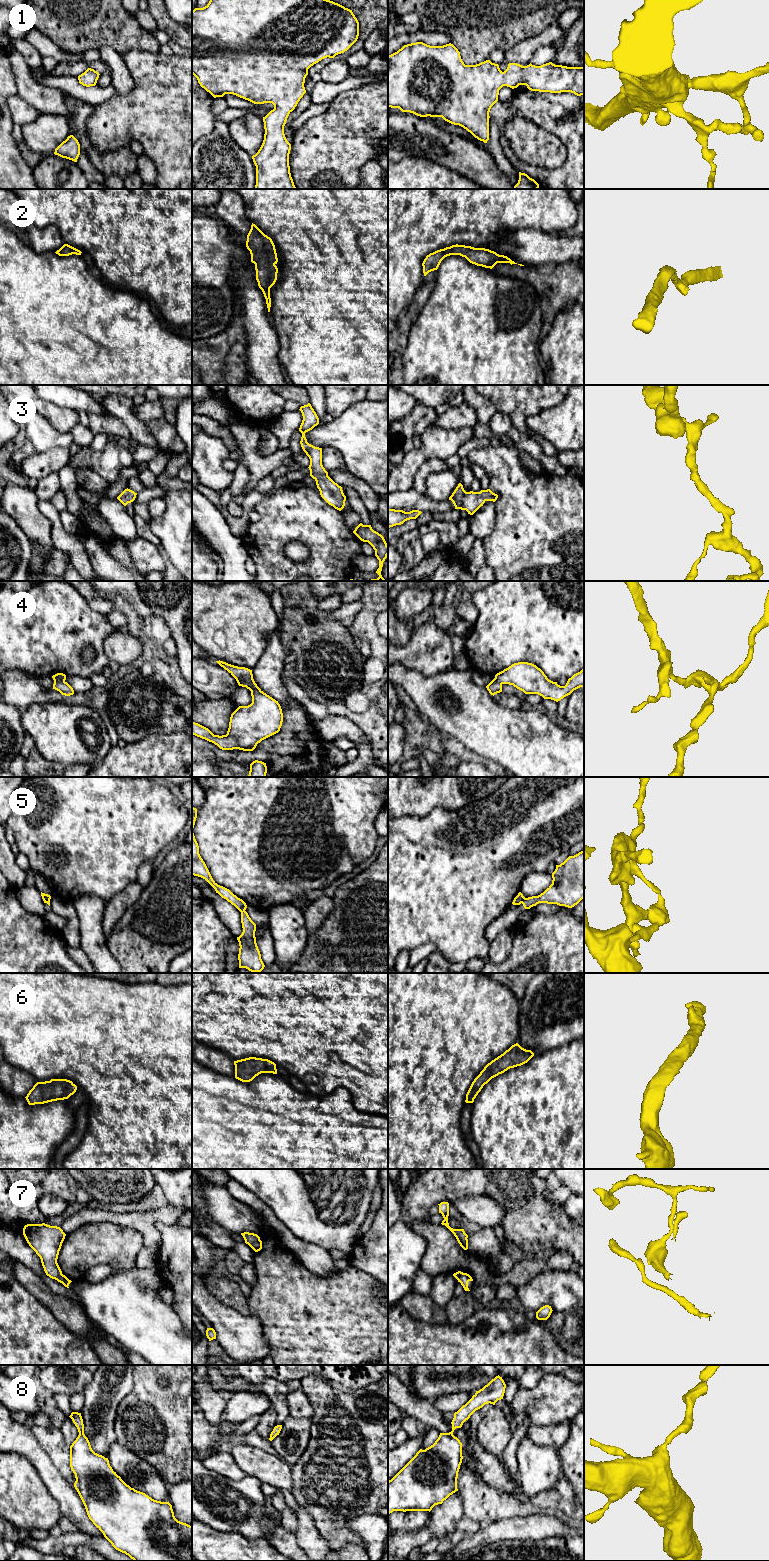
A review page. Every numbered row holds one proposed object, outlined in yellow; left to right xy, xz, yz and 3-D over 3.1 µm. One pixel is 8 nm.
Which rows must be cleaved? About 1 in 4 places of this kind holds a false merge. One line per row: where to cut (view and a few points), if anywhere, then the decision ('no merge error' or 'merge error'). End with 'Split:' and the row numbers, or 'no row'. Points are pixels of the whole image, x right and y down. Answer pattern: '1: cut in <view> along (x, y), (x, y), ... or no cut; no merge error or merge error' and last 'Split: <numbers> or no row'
1: no cut; no merge error
2: no cut; no merge error
3: no cut; no merge error
4: cut in xy along (54, 679), (64, 681); merge error
5: cut in yz along (525, 898), (521, 902); merge error
6: no cut; no merge error
7: cut in xz along (259, 1239), (251, 1247); merge error
8: no cut; no merge error
Split: 4, 5, 7

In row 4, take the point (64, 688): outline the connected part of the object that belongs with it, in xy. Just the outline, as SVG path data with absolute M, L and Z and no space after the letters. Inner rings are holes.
M55 681L53 689L59 691L62 695L70 696L74 694L73 688L65 681Z

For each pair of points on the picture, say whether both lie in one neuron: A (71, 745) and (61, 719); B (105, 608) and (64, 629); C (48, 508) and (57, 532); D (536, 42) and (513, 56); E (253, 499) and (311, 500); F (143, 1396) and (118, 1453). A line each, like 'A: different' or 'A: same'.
A: same
B: different
C: same
D: same
E: different
F: different

